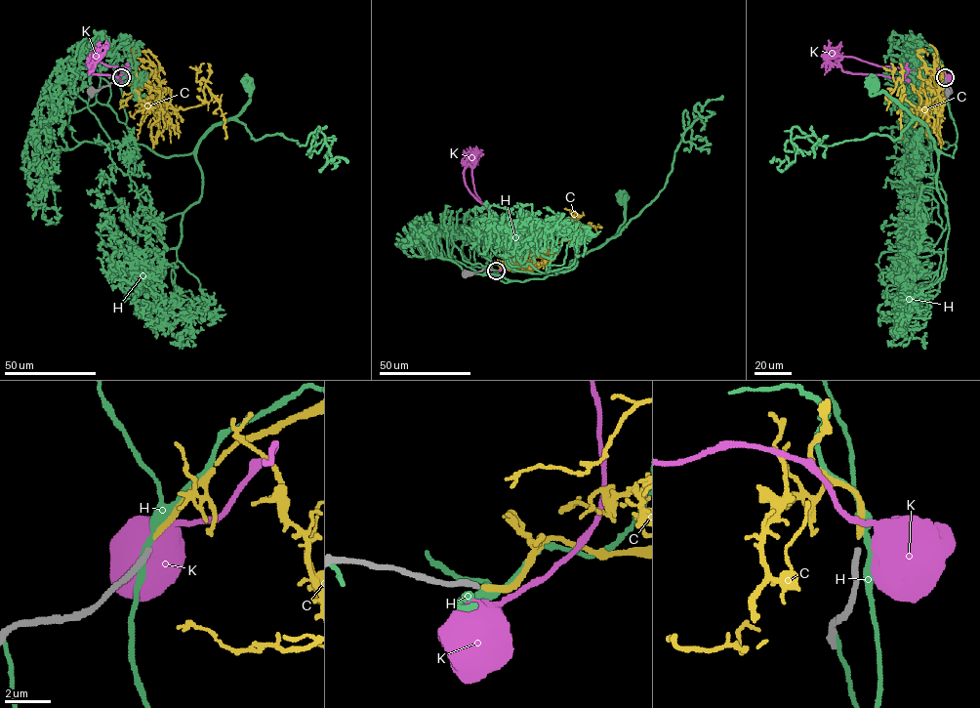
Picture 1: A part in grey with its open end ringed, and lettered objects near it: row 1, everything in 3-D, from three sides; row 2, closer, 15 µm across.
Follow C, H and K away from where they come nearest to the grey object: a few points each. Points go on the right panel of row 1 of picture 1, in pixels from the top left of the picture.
C: (945, 76), (942, 66), (944, 92), (936, 99), (942, 109), (917, 109), (898, 79), (890, 102), (885, 96)
H: (945, 76), (957, 132), (953, 157), (938, 150), (927, 128), (896, 100), (883, 92), (872, 95), (875, 83)
K: (946, 77), (938, 69), (893, 68), (850, 57), (830, 58), (827, 49), (837, 47), (841, 42)

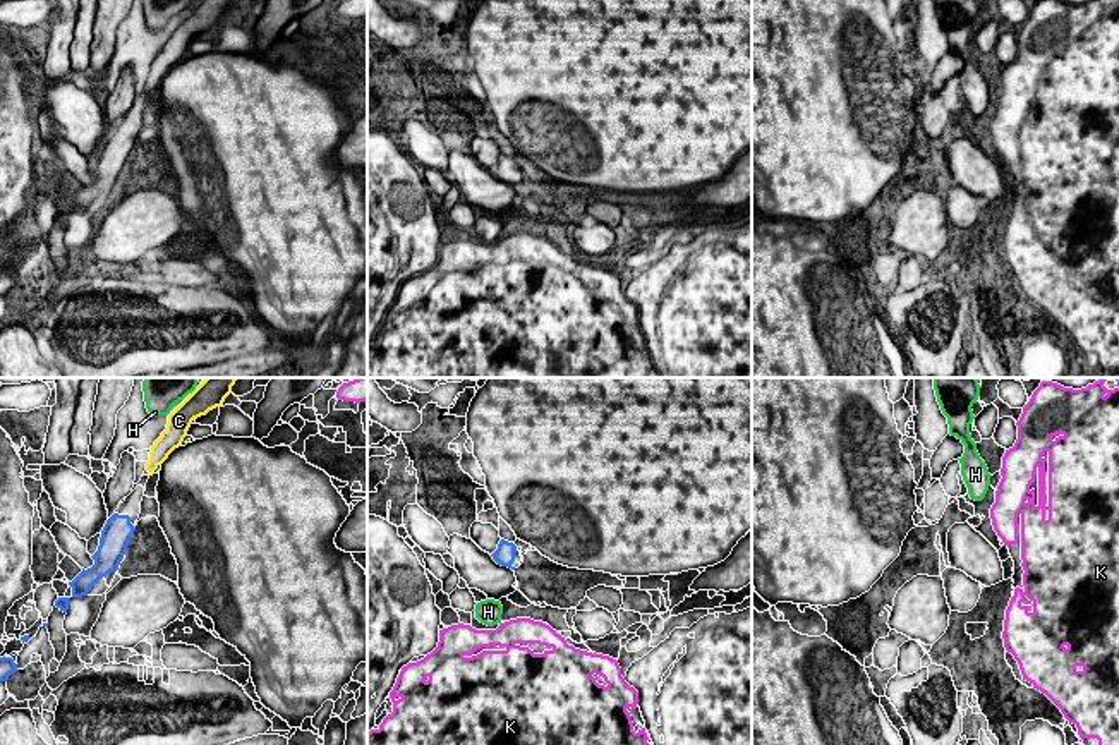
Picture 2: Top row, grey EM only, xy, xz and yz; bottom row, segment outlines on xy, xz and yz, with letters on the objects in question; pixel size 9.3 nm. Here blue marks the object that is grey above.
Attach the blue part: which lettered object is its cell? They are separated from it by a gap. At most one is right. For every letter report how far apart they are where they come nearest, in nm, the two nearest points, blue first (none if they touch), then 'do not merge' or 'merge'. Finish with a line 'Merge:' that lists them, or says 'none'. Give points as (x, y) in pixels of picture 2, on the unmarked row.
C: 440 nm | xy (127, 131), (151, 90) | merge
H: 320 nm | xz (502, 181), (493, 215) | do not merge
K: 460 nm | xz (514, 184), (517, 234) | do not merge
Merge: C

